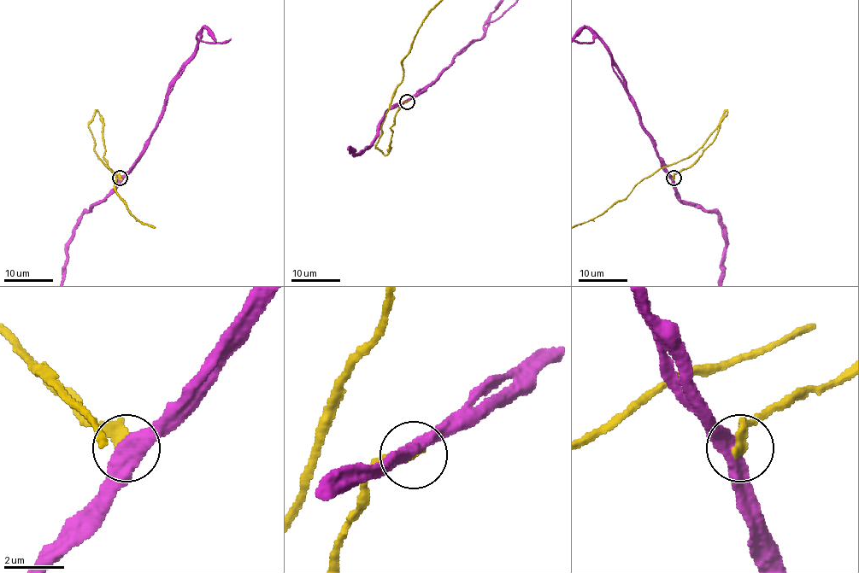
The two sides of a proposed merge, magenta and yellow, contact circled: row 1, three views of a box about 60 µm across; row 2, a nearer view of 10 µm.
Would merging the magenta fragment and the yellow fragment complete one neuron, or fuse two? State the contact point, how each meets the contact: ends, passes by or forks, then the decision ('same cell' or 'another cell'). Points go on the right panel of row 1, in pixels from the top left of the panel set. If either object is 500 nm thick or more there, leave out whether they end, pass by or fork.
place (673, 178); magenta passes by; yellow ends; another cell

